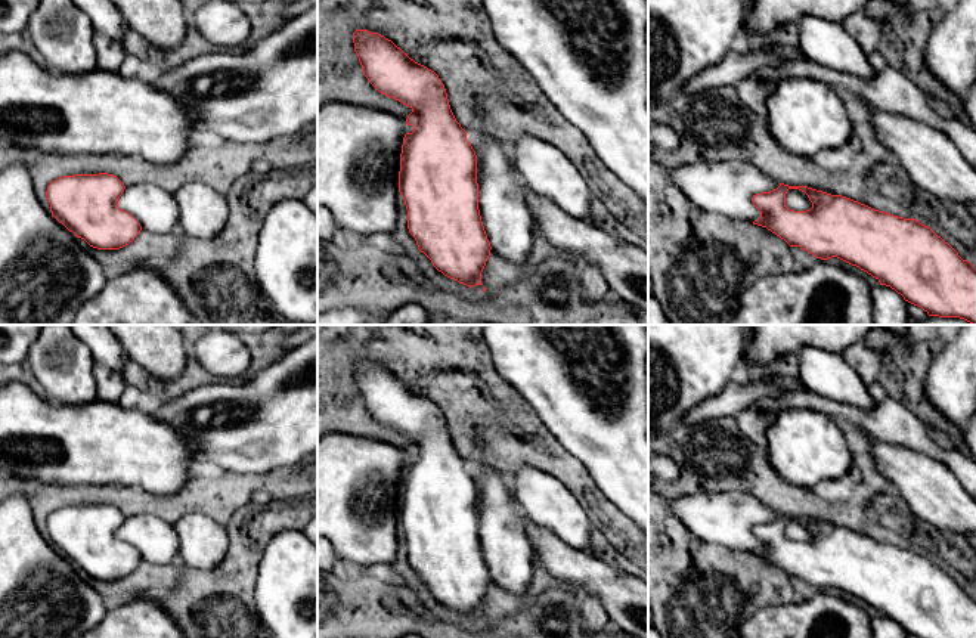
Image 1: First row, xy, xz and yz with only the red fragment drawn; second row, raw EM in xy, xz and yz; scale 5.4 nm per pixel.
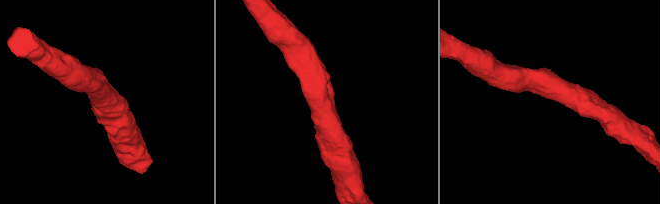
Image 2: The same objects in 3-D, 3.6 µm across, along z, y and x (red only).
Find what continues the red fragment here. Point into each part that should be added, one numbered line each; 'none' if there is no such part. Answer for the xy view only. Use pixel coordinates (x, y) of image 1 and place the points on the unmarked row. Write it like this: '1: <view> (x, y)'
none

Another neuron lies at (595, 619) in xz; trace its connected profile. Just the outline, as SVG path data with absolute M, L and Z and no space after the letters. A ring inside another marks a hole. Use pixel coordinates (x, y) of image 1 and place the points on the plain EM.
M591 594L580 597L580 608L583 617L583 631L588 635L597 635L605 631L610 620L599 598Z

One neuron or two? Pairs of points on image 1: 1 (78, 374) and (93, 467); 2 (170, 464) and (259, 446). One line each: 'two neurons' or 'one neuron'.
1: two neurons
2: two neurons

